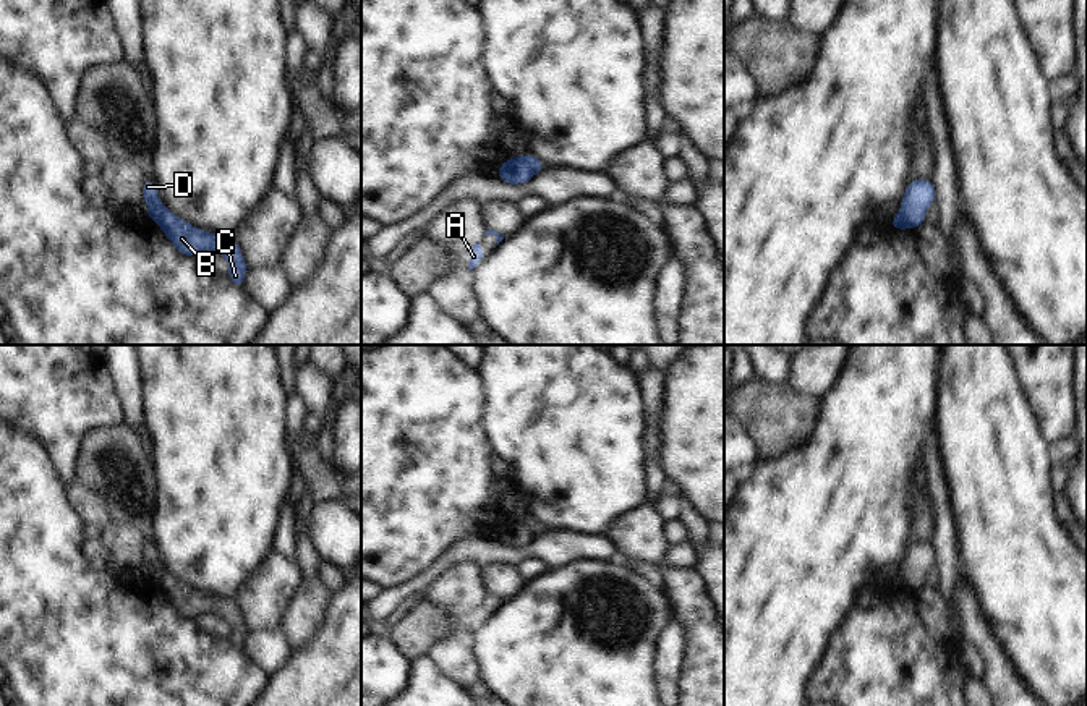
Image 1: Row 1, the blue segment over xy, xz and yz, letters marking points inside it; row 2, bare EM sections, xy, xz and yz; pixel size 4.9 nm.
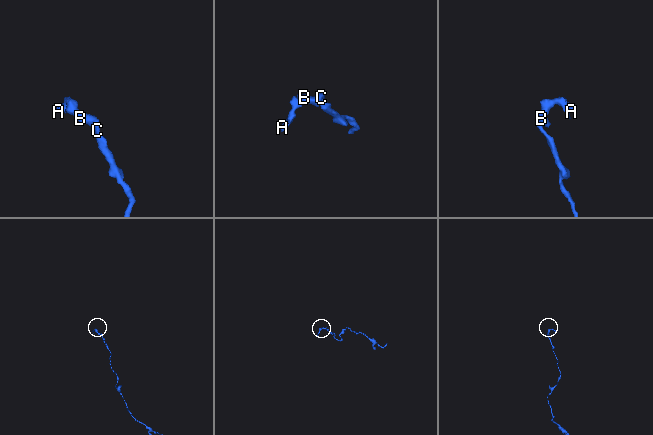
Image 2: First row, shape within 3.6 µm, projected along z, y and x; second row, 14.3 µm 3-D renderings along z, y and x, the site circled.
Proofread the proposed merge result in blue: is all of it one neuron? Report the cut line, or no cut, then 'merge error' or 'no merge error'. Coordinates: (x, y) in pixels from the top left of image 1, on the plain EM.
yz (899, 574), (911, 590) | merge error

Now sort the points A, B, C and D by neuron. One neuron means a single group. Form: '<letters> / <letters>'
A D / B C

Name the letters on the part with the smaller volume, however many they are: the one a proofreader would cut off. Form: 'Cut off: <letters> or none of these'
Cut off: A, D

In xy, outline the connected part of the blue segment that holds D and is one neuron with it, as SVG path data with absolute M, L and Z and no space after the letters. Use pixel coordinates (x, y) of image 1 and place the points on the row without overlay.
M147 541L143 547L141 559L146 564L149 573L144 576L151 583L159 583L164 573L162 564L157 557L156 547Z

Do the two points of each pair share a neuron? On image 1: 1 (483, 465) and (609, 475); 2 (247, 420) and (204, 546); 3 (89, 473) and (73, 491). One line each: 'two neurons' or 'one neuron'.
1: two neurons
2: one neuron
3: two neurons

